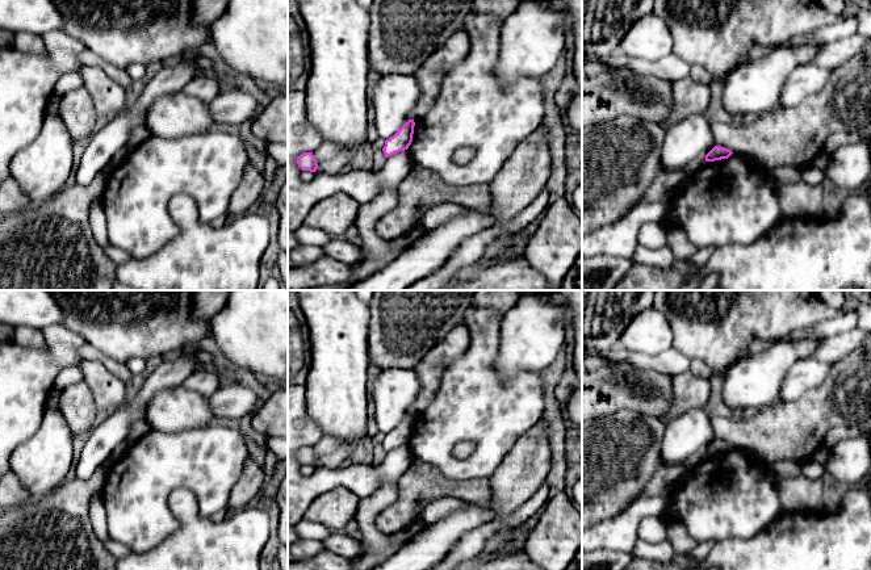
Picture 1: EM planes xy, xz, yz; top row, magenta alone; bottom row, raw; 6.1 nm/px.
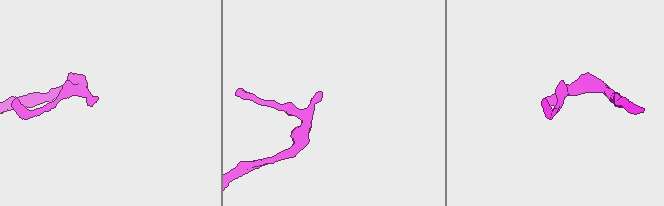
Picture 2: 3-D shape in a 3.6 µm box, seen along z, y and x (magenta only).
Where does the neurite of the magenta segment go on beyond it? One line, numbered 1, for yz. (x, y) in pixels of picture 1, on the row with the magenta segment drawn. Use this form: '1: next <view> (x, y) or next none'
1: next none

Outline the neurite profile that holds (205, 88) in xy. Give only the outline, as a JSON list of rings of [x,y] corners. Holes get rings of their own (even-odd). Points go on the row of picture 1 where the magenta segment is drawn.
[[[221,75],[194,76],[181,92],[204,102],[210,102],[225,89],[225,87],[226,84]]]

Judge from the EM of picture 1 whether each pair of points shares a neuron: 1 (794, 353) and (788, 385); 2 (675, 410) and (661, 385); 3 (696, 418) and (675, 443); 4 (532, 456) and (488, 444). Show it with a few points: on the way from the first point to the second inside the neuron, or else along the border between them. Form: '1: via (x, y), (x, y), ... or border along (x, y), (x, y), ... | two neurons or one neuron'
1: border along (809, 356), (799, 360), (790, 368), (779, 394) | two neurons
2: border along (673, 377), (671, 403), (669, 414), (664, 419) | two neurons
3: via (694, 424), (682, 436) | one neuron
4: border along (531, 428), (514, 444), (491, 476) | two neurons

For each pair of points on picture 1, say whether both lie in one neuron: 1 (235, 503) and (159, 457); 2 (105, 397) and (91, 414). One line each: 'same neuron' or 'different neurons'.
1: different neurons
2: different neurons

